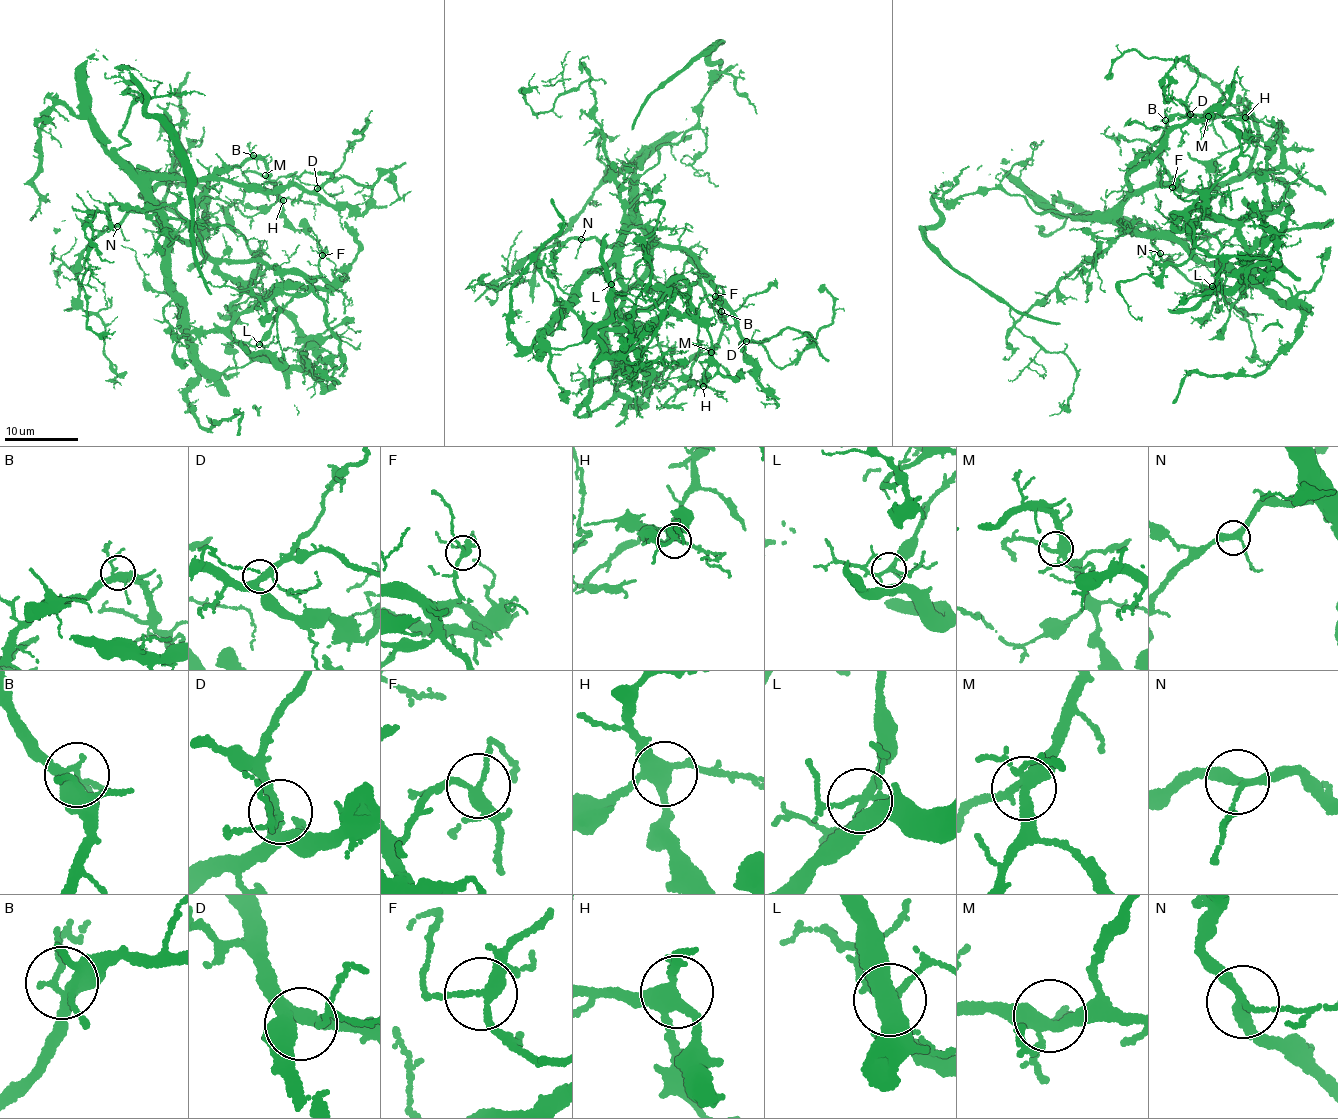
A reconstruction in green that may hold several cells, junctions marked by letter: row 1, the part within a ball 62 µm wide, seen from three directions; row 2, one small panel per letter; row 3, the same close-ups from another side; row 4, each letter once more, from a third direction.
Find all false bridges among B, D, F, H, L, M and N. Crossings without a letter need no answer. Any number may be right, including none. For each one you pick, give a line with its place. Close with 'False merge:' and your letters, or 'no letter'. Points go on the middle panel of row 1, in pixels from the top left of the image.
False merge: no letter

